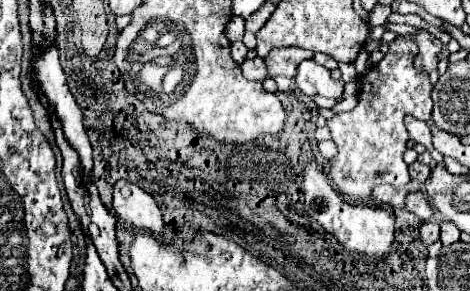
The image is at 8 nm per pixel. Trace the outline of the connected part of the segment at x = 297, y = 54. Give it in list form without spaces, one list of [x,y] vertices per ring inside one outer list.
[[[282,47],[282,49],[272,49],[266,55],[266,67],[268,67],[268,75],[276,77],[276,75],[286,75],[290,79],[296,77],[296,65],[300,65],[300,61],[304,59],[312,59],[314,51],[310,49],[300,49],[300,47]]]

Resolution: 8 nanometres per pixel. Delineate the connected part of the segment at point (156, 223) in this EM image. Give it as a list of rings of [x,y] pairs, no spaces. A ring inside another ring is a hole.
[[[128,181],[114,183],[114,211],[120,219],[148,229],[152,235],[162,235],[162,213],[150,193]]]

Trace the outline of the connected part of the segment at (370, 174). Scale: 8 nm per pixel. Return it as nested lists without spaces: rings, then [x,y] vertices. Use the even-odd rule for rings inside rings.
[[[396,37],[390,43],[390,53],[378,63],[378,67],[372,67],[362,77],[358,107],[328,119],[328,129],[338,145],[338,155],[332,159],[330,167],[330,179],[334,189],[348,201],[366,201],[372,193],[372,187],[380,183],[402,187],[410,181],[408,165],[402,159],[406,141],[409,140],[404,117],[412,115],[418,119],[425,118],[425,121],[432,118],[432,83],[428,75],[420,75],[414,69],[412,57],[416,57],[414,41],[410,37]],[[354,131],[356,135],[350,137]]]

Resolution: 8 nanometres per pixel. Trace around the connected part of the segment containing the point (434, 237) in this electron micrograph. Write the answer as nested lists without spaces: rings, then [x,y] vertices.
[[[424,221],[420,225],[420,239],[426,247],[432,245],[434,241],[438,241],[438,237],[440,237],[440,227],[436,221]]]

